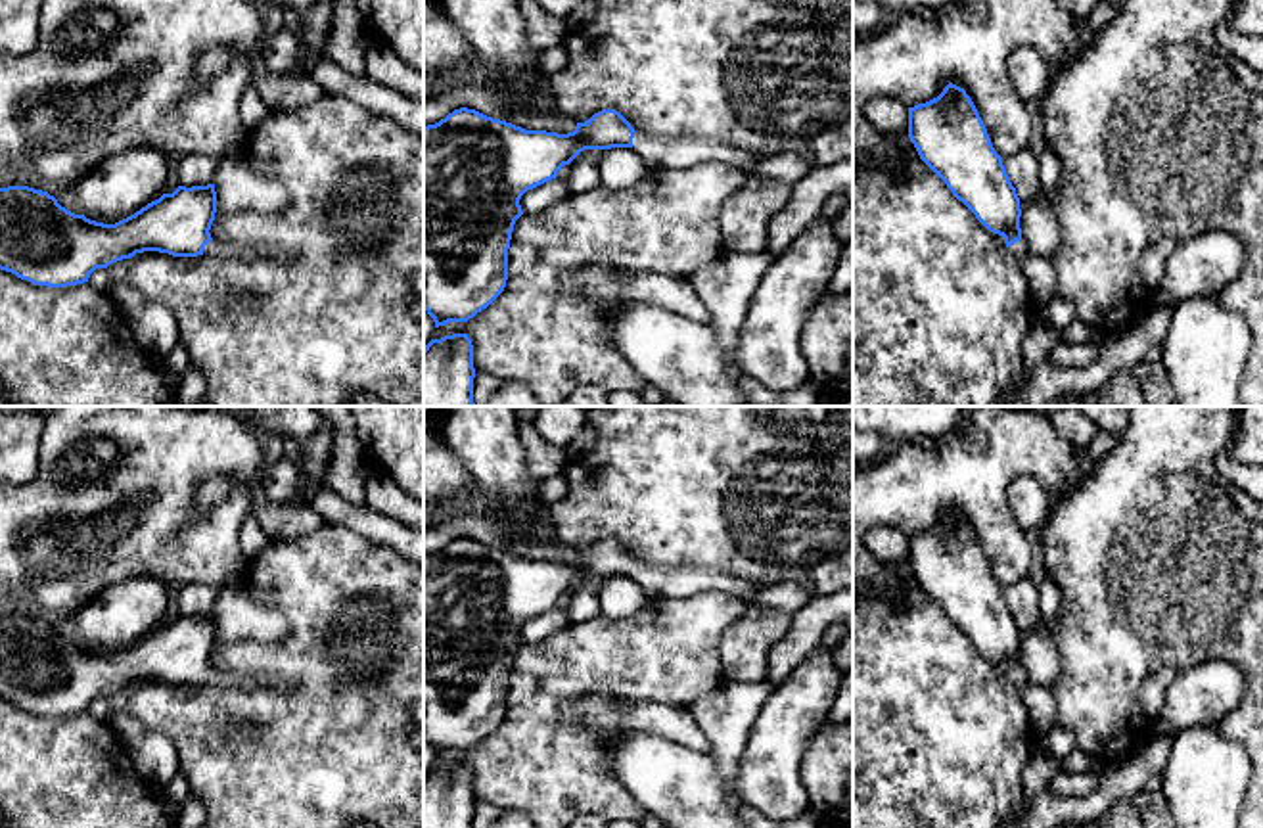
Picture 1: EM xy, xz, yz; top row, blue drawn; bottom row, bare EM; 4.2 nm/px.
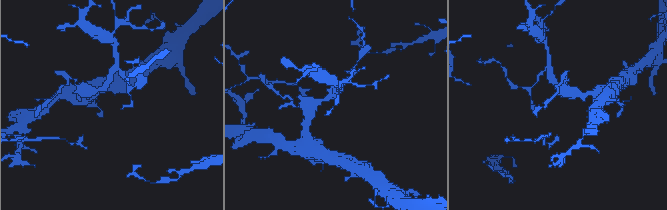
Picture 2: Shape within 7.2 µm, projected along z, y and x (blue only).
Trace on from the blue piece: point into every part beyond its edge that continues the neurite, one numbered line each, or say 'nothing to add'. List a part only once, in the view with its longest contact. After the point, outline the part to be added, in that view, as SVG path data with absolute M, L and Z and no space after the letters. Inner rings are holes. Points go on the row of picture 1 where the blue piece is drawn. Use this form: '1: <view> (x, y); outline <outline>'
1: xy (213, 248); outline M209 242L203 247L203 255L217 255L217 257L280 257L280 249L268 249L268 247L249 247L249 249L238 249L238 247L226 247L218 242Z

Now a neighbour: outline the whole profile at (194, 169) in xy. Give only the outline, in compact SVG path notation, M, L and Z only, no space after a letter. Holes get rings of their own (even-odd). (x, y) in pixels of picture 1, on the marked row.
M209 155L180 157L176 163L176 180L186 188L213 184L220 161Z

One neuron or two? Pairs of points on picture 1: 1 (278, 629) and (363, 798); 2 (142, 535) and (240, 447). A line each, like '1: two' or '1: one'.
1: two
2: one

